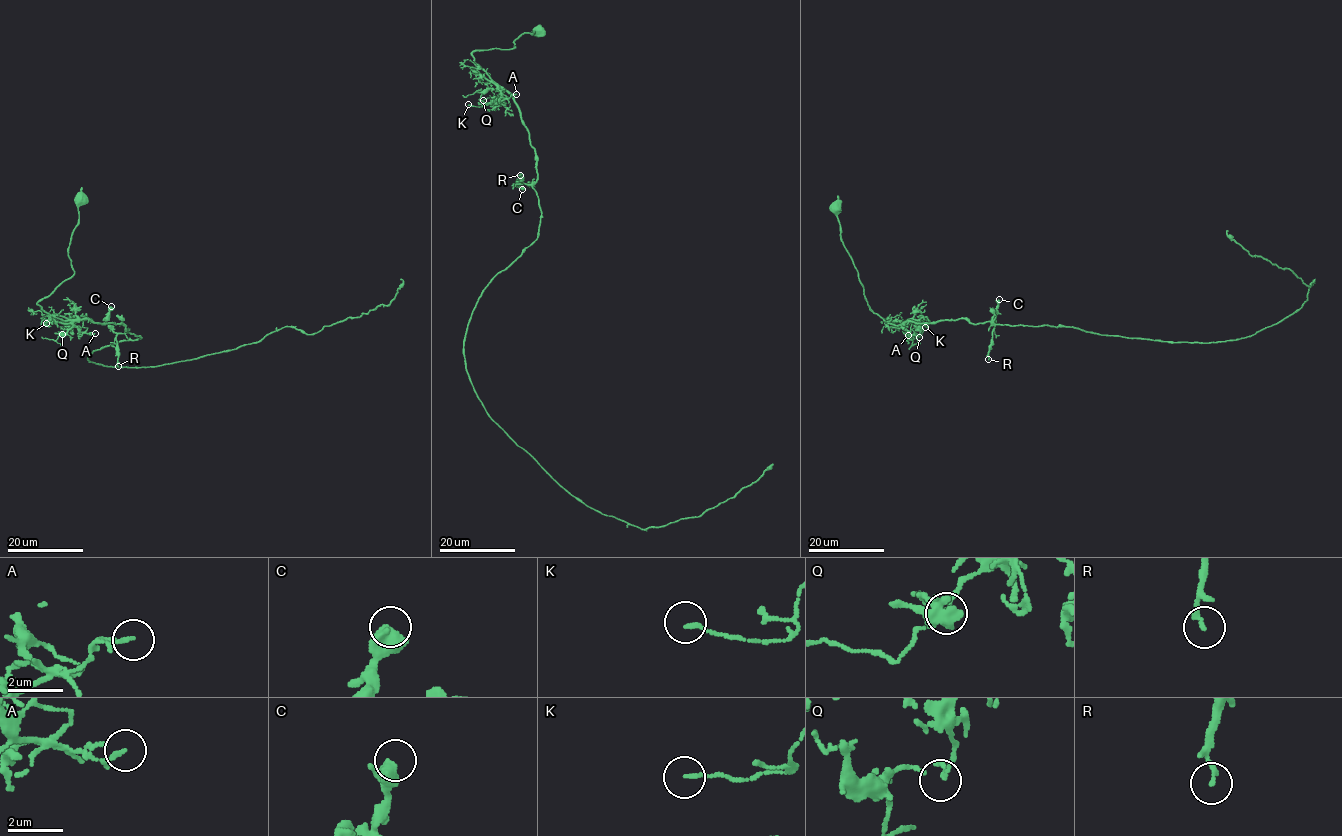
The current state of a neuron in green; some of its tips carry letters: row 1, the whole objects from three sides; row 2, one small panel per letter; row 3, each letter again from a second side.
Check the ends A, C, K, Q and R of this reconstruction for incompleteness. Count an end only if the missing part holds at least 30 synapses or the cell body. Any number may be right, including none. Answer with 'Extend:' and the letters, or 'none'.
Extend: none

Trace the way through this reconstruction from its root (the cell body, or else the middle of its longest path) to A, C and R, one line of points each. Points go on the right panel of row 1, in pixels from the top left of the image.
A: (835, 207), (841, 241), (857, 272), (870, 309), (914, 335), (908, 335)
C: (835, 207), (841, 241), (864, 296), (886, 321), (967, 318), (995, 326), (999, 299)
R: (835, 207), (841, 241), (870, 309), (895, 325), (959, 319), (974, 324), (989, 322), (995, 326), (988, 359)

